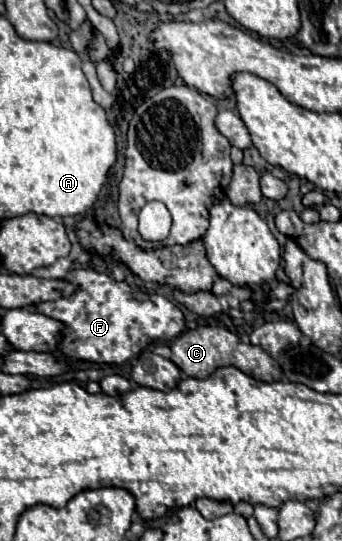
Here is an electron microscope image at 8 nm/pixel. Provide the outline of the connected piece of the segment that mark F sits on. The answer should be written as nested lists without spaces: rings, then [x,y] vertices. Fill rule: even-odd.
[[[71,270],[65,280],[77,284],[79,290],[69,298],[61,298],[61,310],[57,310],[53,302],[41,302],[35,306],[35,310],[49,316],[49,318],[55,318],[55,320],[61,320],[63,324],[67,324],[67,328],[63,330],[63,340],[59,344],[59,350],[69,360],[87,360],[87,362],[99,362],[99,364],[101,362],[123,364],[131,356],[135,358],[145,346],[149,346],[153,342],[157,342],[157,344],[171,342],[173,338],[177,338],[185,330],[185,318],[183,318],[181,310],[159,294],[157,294],[157,304],[155,304],[149,298],[149,294],[139,292],[139,290],[131,290],[131,286],[127,282],[117,282],[109,274],[101,274],[95,270]]]

